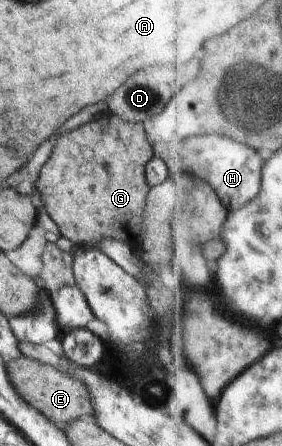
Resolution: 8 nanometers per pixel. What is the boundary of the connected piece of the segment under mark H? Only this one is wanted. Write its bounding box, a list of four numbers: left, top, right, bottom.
[152,134,263,210]

